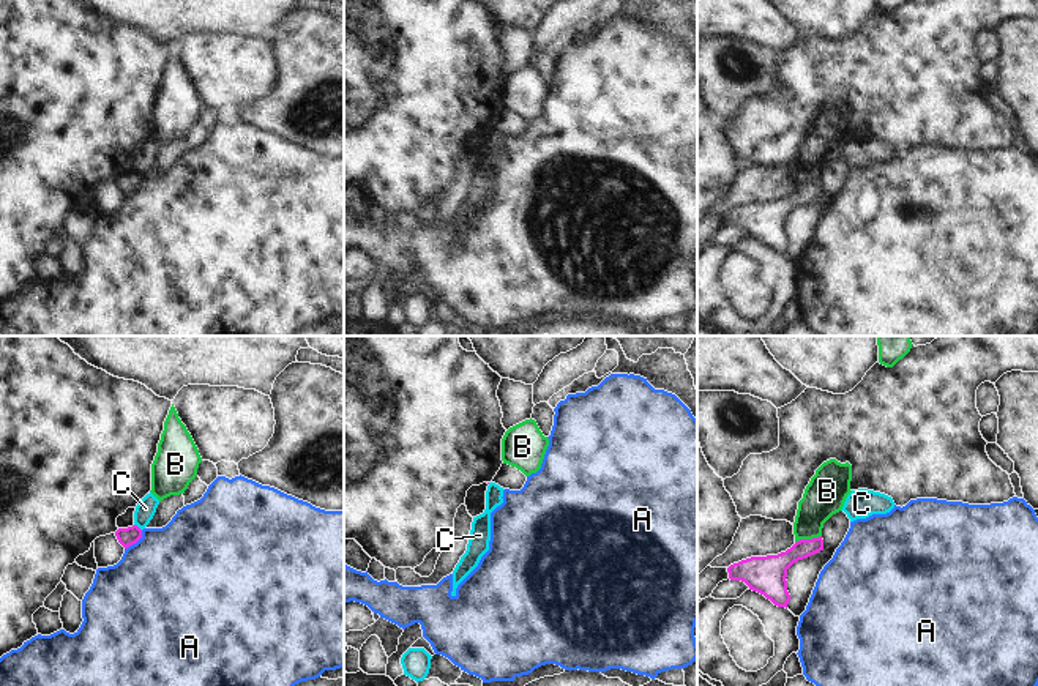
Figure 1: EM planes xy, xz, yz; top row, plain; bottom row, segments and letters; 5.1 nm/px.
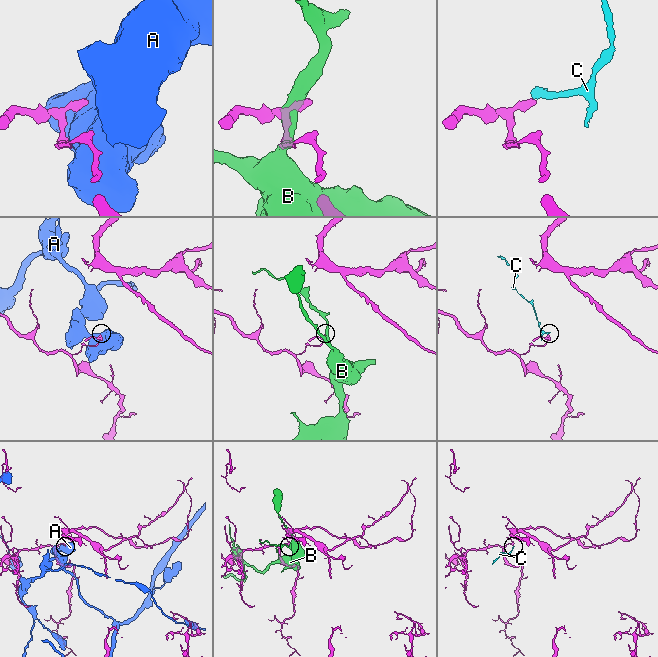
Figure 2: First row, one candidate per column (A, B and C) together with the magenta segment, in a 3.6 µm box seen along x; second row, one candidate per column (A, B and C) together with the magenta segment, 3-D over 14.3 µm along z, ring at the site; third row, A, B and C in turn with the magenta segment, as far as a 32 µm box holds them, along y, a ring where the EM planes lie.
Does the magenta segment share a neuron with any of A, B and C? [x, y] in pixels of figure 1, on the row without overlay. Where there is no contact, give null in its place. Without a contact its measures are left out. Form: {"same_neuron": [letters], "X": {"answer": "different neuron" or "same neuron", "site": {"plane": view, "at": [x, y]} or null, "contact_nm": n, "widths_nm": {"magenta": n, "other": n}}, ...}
{"same_neuron": [], "A": {"answer": "different neuron", "site": {"plane": "xy", "at": [136, 188]}, "contact_nm": 140, "widths_nm": {"magenta": 100, "other": 500}}, "B": {"answer": "different neuron", "site": {"plane": "yz", "at": [808, 186]}, "contact_nm": 140, "widths_nm": {"magenta": 170, "other": 200}}, "C": {"answer": "different neuron", "site": {"plane": "xy", "at": [138, 174]}, "contact_nm": 50, "widths_nm": {"magenta": 100, "other": 100}}}

